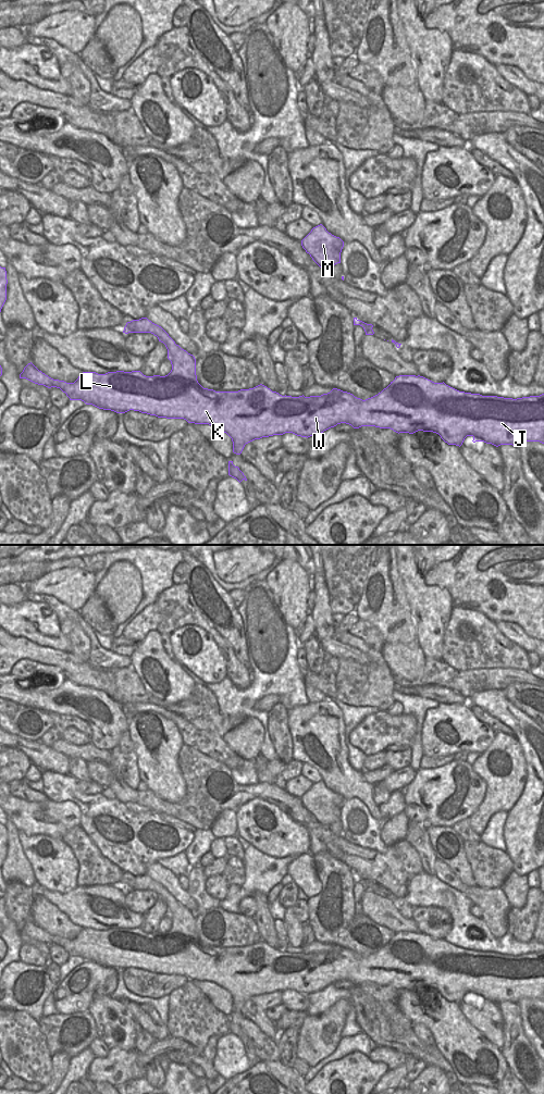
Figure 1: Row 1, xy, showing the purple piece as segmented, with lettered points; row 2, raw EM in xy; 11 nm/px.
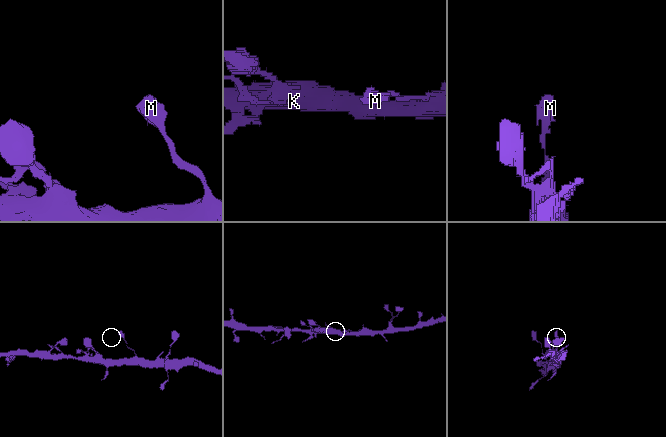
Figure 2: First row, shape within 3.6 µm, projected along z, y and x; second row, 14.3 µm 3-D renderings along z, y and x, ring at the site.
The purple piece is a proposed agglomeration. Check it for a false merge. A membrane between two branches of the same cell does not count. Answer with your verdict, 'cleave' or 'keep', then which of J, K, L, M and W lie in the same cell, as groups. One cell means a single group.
keep; groups J K L M W

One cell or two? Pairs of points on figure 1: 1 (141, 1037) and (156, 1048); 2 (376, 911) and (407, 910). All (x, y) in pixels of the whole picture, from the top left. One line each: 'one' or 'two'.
1: two
2: two

